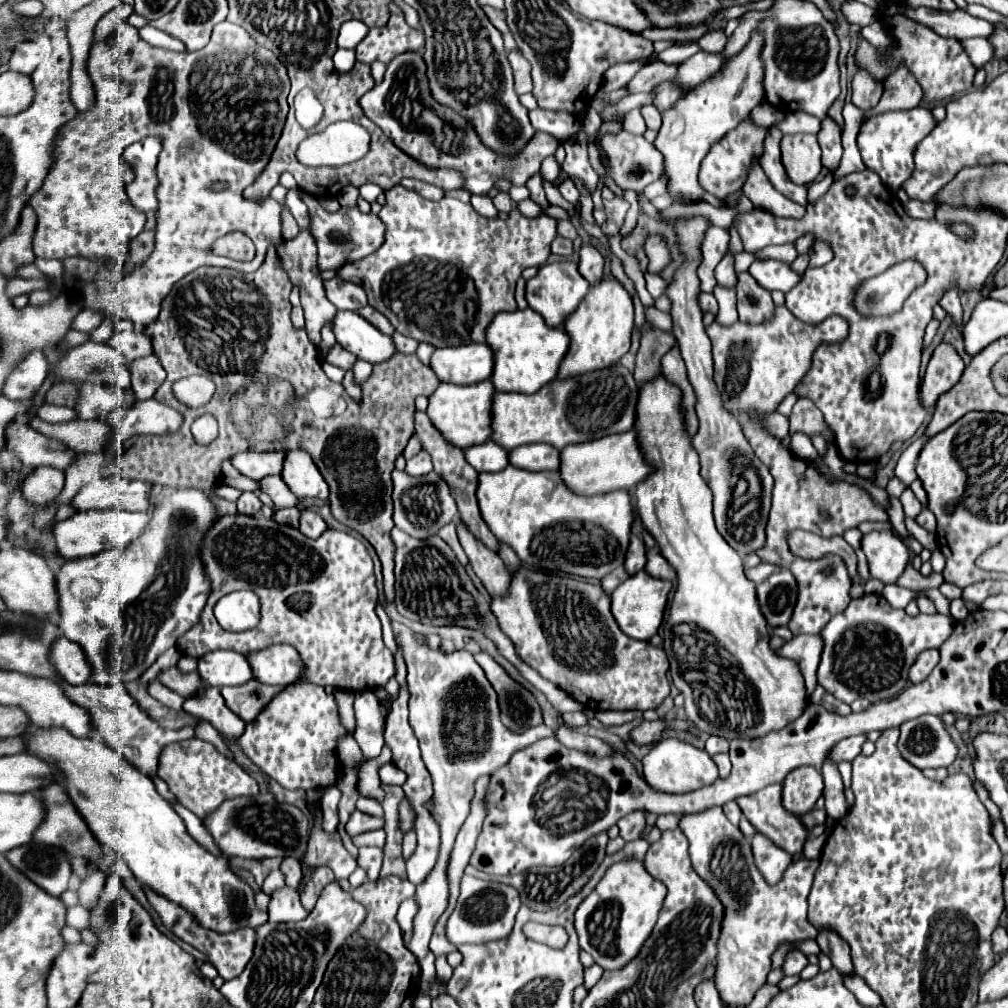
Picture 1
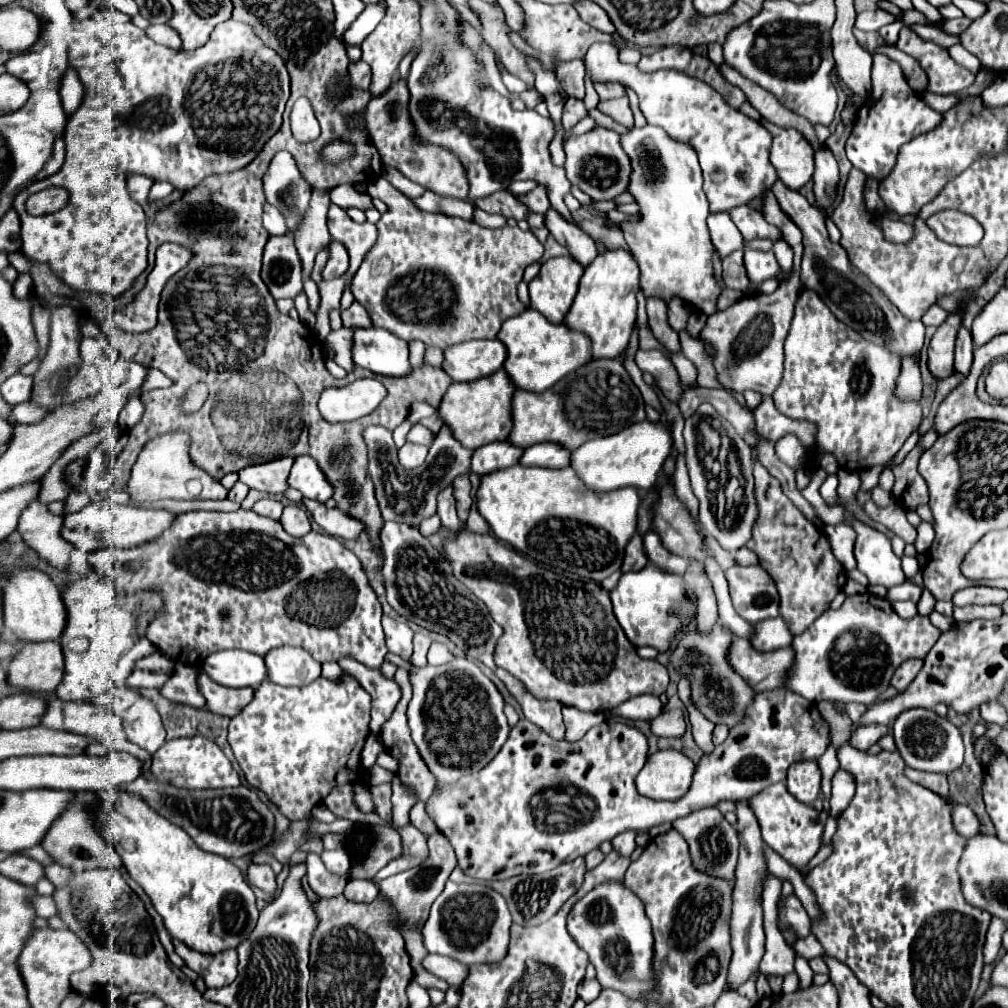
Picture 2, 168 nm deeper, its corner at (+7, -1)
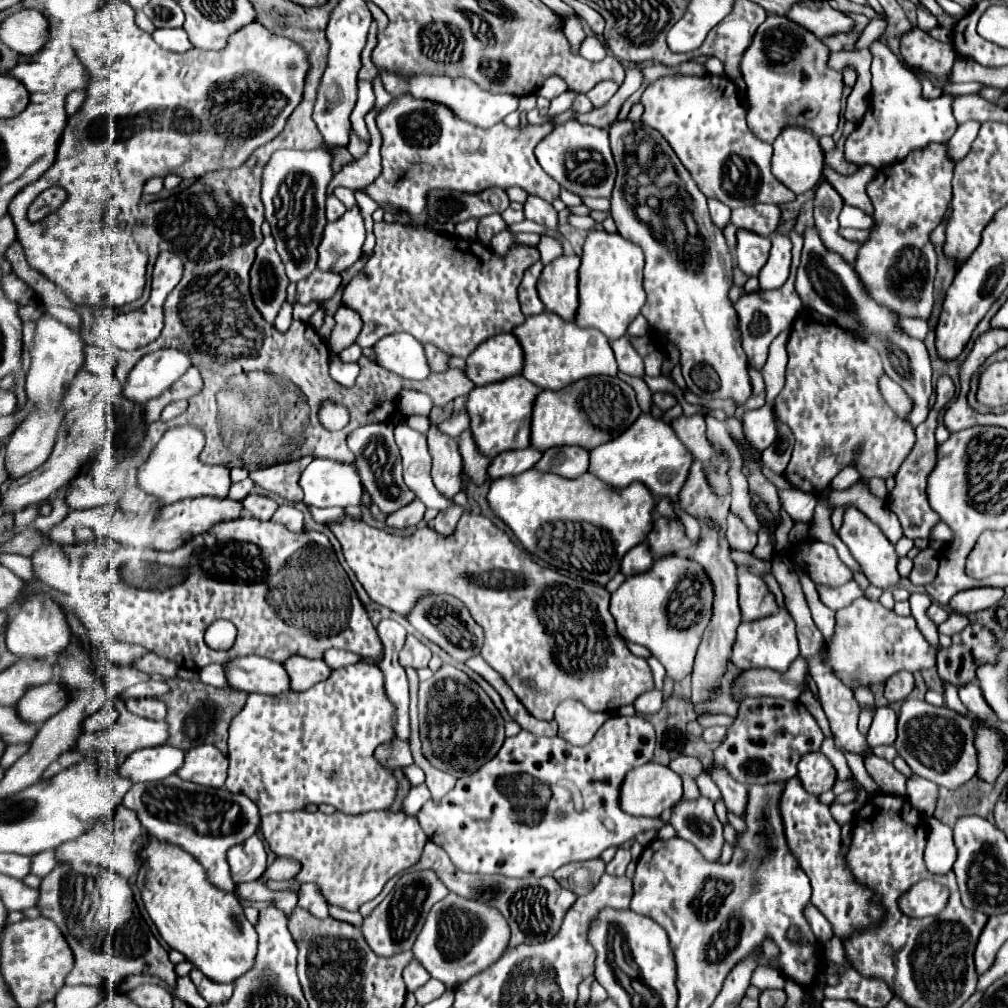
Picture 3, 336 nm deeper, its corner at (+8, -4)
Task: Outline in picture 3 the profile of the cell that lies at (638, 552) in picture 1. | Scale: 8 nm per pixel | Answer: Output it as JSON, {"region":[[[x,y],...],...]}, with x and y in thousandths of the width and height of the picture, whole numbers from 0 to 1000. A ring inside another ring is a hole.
{"region":[[[639,537],[639,539],[627,543],[627,545],[621,549],[621,553],[617,555],[617,568],[619,568],[621,572],[633,570],[633,568],[643,566],[647,561],[649,561],[649,551],[645,549],[643,539]]]}

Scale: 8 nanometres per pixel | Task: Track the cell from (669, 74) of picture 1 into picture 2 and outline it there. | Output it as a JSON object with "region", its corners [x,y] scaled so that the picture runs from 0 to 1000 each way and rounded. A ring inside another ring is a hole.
{"region":[[[588,81],[588,85],[594,93],[594,99],[606,99],[606,97],[620,95],[620,89],[614,81]]]}

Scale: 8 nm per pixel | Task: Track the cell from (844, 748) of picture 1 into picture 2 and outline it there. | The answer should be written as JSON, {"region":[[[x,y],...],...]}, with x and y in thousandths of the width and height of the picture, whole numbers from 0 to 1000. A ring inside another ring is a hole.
{"region":[[[860,718],[860,720],[852,720],[846,730],[844,736],[846,740],[850,740],[852,744],[860,744],[864,738],[872,736],[872,732],[886,728],[884,720],[874,720],[874,718]]]}

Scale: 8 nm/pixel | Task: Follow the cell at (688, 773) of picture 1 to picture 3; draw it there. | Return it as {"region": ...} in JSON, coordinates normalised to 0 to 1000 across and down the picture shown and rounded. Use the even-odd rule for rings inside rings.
{"region":[[[657,757],[627,763],[615,783],[615,801],[625,809],[651,811],[677,791],[677,773]]]}

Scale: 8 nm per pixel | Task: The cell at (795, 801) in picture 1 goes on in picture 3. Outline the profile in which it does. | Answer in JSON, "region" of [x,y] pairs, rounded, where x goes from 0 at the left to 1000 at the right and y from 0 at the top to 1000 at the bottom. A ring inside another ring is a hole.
{"region":[[[802,747],[792,757],[792,773],[802,787],[813,789],[825,783],[829,775],[829,765],[817,747]]]}

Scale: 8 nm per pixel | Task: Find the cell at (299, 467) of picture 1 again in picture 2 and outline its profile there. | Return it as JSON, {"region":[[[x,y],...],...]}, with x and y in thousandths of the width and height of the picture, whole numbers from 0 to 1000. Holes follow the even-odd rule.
{"region":[[[297,452],[289,464],[287,480],[295,484],[303,494],[324,498],[330,492],[330,482],[324,478],[320,466],[309,452]]]}

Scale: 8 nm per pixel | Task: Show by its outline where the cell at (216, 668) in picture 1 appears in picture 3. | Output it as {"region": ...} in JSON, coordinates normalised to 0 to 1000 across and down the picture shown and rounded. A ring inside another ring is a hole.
{"region":[[[256,650],[232,652],[230,656],[224,656],[220,662],[226,680],[242,688],[276,689],[288,684],[286,670],[280,658],[274,658],[270,654],[262,654]]]}

